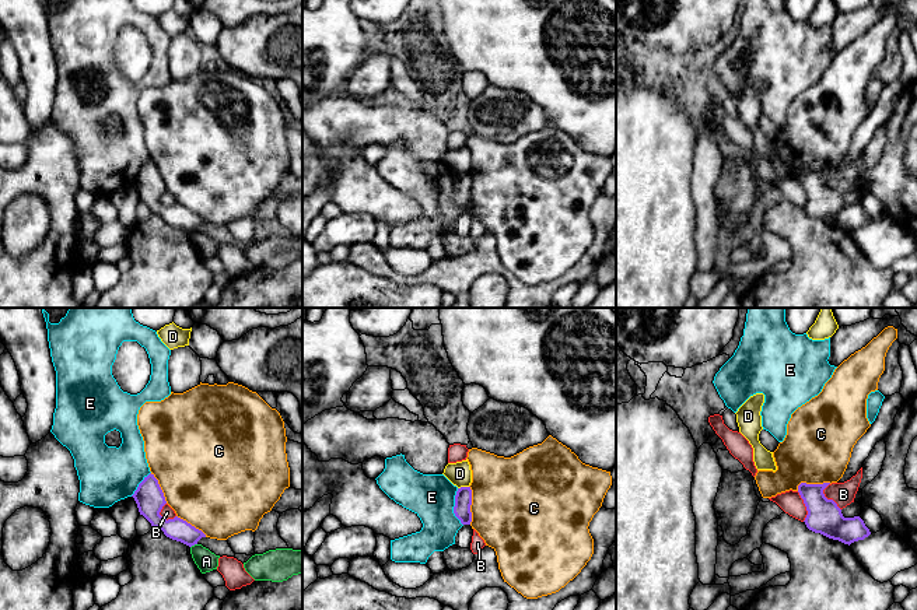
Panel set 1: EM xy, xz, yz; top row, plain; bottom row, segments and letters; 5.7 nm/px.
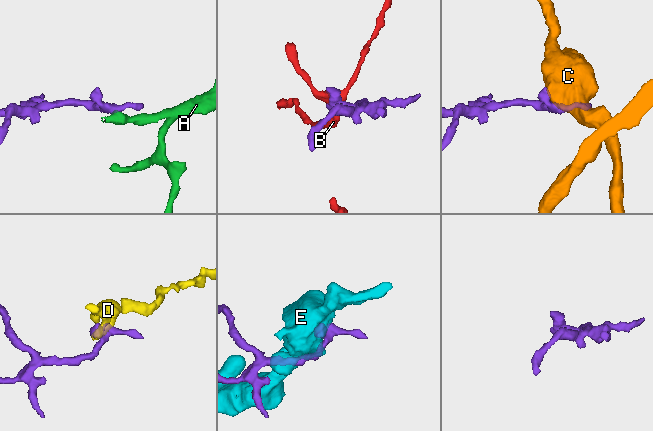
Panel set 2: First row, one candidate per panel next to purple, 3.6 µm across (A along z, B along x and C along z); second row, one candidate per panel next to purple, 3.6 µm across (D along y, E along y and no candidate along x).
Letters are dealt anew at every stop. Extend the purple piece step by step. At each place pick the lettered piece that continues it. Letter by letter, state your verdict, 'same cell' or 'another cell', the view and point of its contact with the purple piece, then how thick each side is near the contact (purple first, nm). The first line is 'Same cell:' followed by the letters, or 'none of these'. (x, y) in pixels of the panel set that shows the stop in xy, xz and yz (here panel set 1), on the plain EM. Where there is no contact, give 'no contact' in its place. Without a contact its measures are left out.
Same cell: none of these
A: another cell; meets purple in xy at (193, 231); 130 nm thick on the purple side, 120 nm on the other
B: another cell; meets purple in yz at (826, 185); 190 nm thick on the purple side, 140 nm on the other
C: another cell; meets purple in xz at (471, 190); 100 nm thick on the purple side, 500 nm on the other
D: another cell; meets purple in xz at (462, 174); 100 nm thick on the purple side, 140 nm on the other
E: another cell; meets purple in xz at (454, 193); 100 nm thick on the purple side, 260 nm on the other

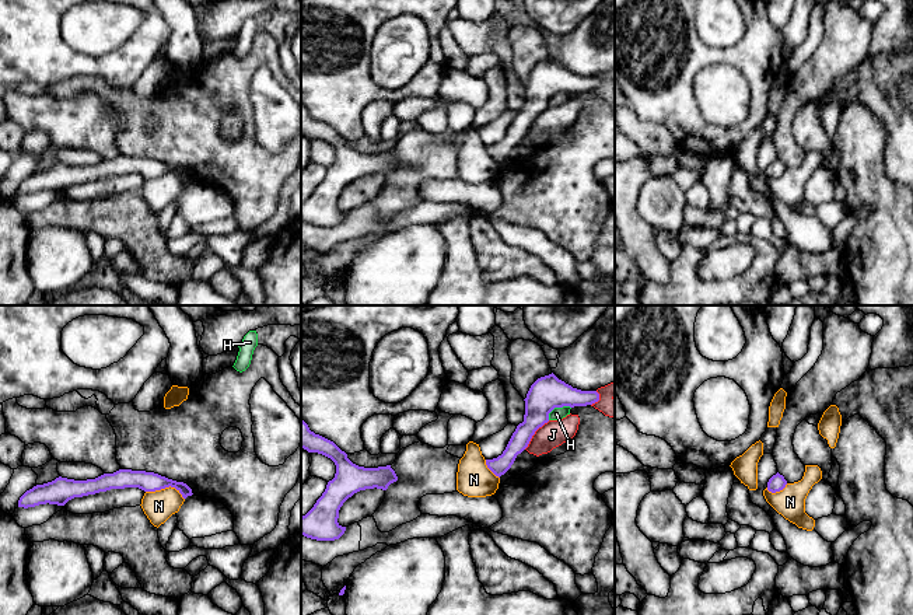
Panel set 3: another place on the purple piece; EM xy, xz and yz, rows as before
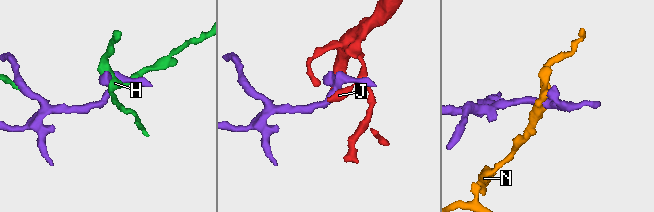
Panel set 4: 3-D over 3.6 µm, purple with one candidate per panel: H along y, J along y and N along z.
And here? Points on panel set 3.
Same cell: none of these
H: another cell; meets purple in xz at (556, 93); 190 nm thick on the purple side, 70 nm on the other
J: another cell; meets purple in xz at (534, 119); 190 nm thick on the purple side, 150 nm on the other
N: another cell; meets purple in xy at (165, 173); 110 nm thick on the purple side, 180 nm on the other

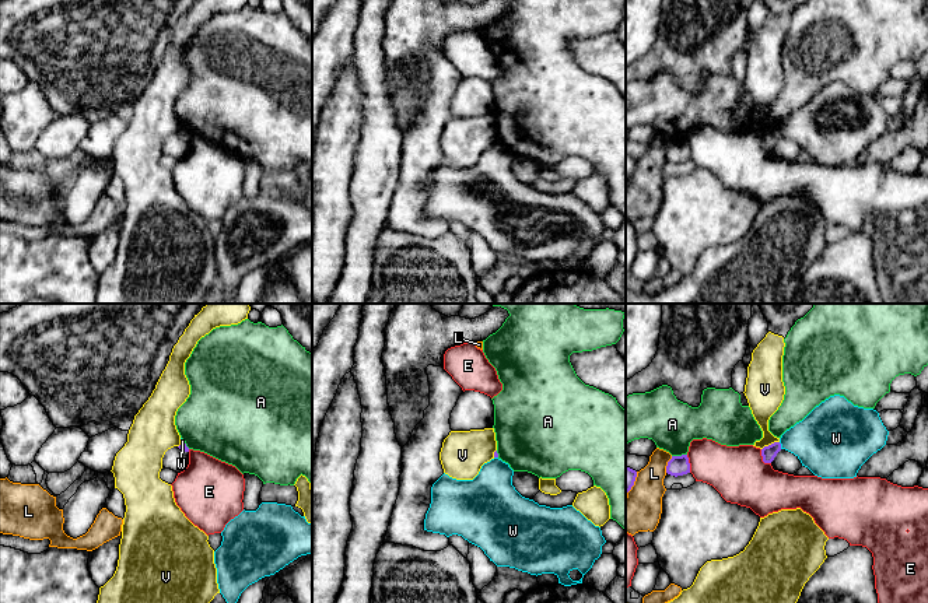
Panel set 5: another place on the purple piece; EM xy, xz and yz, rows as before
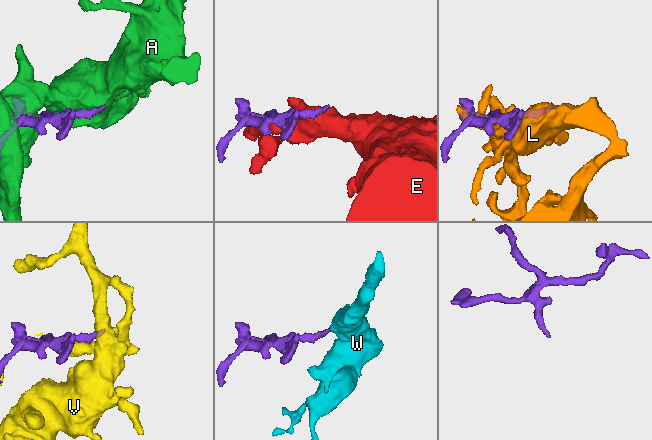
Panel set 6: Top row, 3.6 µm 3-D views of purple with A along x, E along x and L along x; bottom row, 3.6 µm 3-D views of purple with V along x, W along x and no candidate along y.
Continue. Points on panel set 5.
Same cell: none of these
A: another cell; meets purple in yz at (679, 143); 110 nm thick on the purple side, 280 nm on the other
E: another cell; meets purple in yz at (763, 146); 80 nm thick on the purple side, 320 nm on the other
L: another cell; meets purple in yz at (668, 151); 110 nm thick on the purple side, 200 nm on the other
V: another cell; meets purple in yz at (770, 132); 80 nm thick on the purple side, 160 nm on the other
W: another cell; meets purple in yz at (780, 132); 80 nm thick on the purple side, 360 nm on the other

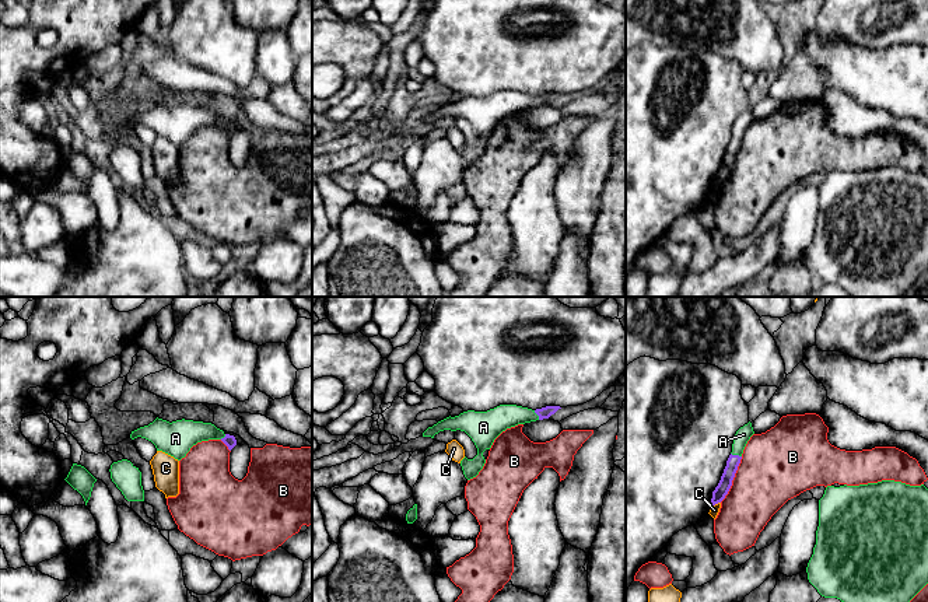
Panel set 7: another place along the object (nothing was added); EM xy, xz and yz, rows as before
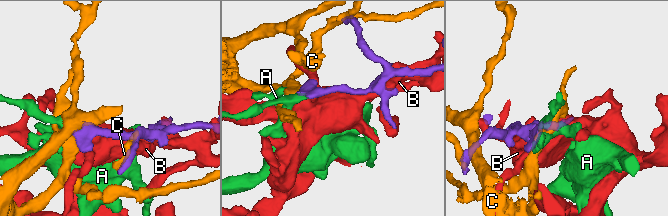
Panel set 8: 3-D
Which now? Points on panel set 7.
Same cell: A
A: same cell; meets purple in yz at (736, 142); 80 nm thick on the purple side, 90 nm on the other
B: another cell; meets purple in yz at (732, 165); 80 nm thick on the purple side, 400 nm on the other
C: another cell; meets purple in yz at (715, 189); 80 nm thick on the purple side, 50 nm on the other

